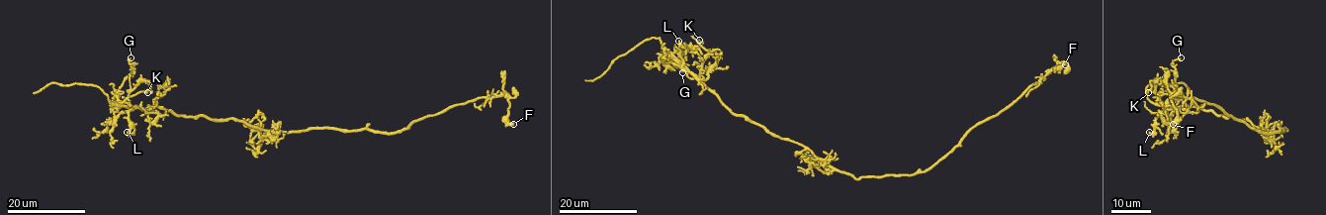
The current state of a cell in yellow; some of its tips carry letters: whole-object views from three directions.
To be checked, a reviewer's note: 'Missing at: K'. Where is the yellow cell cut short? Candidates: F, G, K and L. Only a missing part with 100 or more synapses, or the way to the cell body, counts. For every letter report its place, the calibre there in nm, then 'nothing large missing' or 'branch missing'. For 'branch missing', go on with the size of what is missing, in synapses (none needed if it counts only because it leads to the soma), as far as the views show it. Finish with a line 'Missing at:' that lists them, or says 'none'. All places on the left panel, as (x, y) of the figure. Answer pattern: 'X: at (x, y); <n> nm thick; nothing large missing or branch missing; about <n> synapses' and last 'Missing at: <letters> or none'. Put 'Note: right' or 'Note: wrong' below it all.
F: at (513, 124); 200 nm thick; nothing large missing
G: at (131, 57); 150 nm thick; nothing large missing
K: at (147, 92); 100 nm thick; nothing large missing
L: at (127, 132); 140 nm thick; nothing large missing
Missing at: none
Note: wrong

